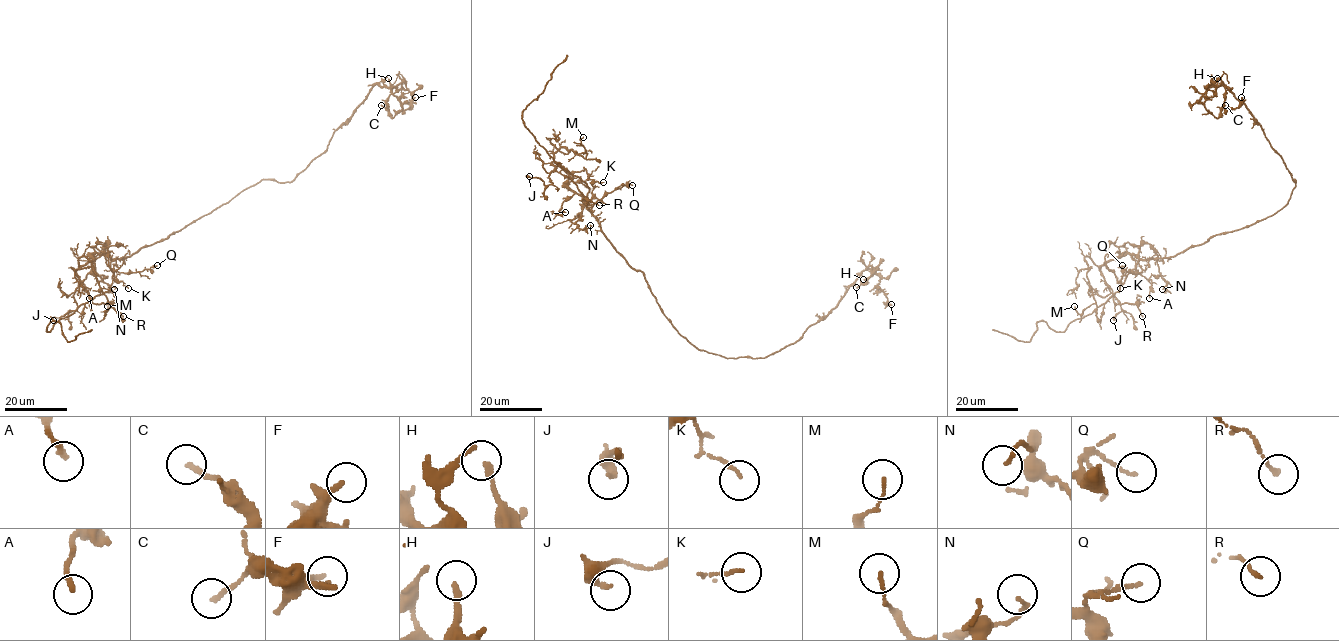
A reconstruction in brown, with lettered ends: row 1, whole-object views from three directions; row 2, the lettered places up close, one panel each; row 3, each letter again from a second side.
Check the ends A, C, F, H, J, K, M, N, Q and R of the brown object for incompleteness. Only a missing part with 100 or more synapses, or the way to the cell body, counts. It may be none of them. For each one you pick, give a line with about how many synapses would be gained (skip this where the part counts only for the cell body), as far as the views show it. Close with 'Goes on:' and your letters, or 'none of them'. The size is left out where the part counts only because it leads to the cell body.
Goes on: none of them

